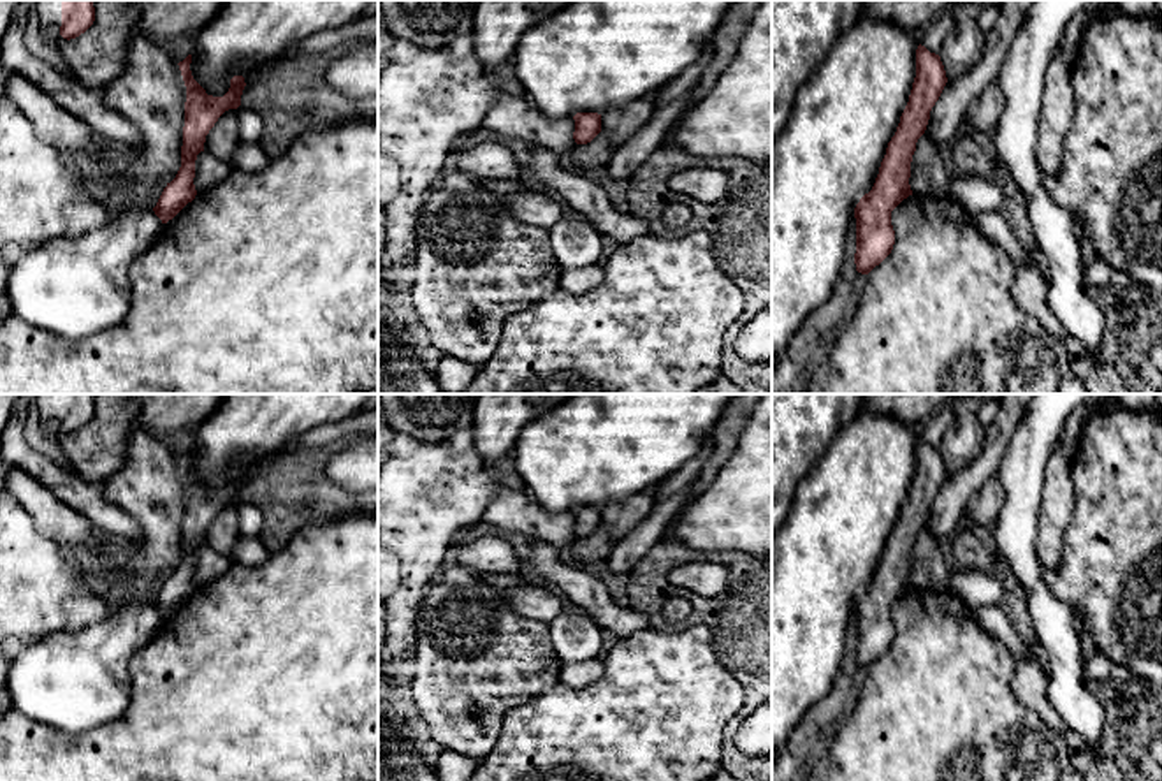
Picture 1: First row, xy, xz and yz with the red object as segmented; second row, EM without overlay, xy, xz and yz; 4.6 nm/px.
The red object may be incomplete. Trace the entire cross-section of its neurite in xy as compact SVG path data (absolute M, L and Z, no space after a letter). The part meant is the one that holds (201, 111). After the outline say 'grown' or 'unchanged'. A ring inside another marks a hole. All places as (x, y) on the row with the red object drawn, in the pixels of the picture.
M192 55L178 63L186 86L181 167L176 178L167 183L153 208L162 223L172 220L195 199L197 190L193 178L197 155L204 151L206 135L218 118L225 111L237 109L241 106L241 95L246 86L243 76L234 76L230 79L230 88L223 97L207 95L206 90L193 79L190 63Z; unchanged

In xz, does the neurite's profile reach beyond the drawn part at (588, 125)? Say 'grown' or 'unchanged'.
unchanged

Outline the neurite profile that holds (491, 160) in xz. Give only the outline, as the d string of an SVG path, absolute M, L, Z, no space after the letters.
M497 142L454 150L452 162L455 162L461 171L480 179L515 181L522 178L520 155Z

